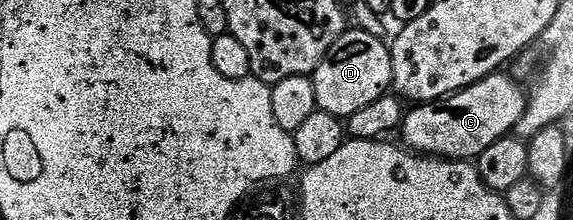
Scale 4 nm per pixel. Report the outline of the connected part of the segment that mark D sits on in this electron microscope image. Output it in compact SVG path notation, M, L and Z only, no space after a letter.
M348 30L340 34L313 74L318 111L340 118L357 114L369 102L388 95L393 78L391 49L371 32Z

